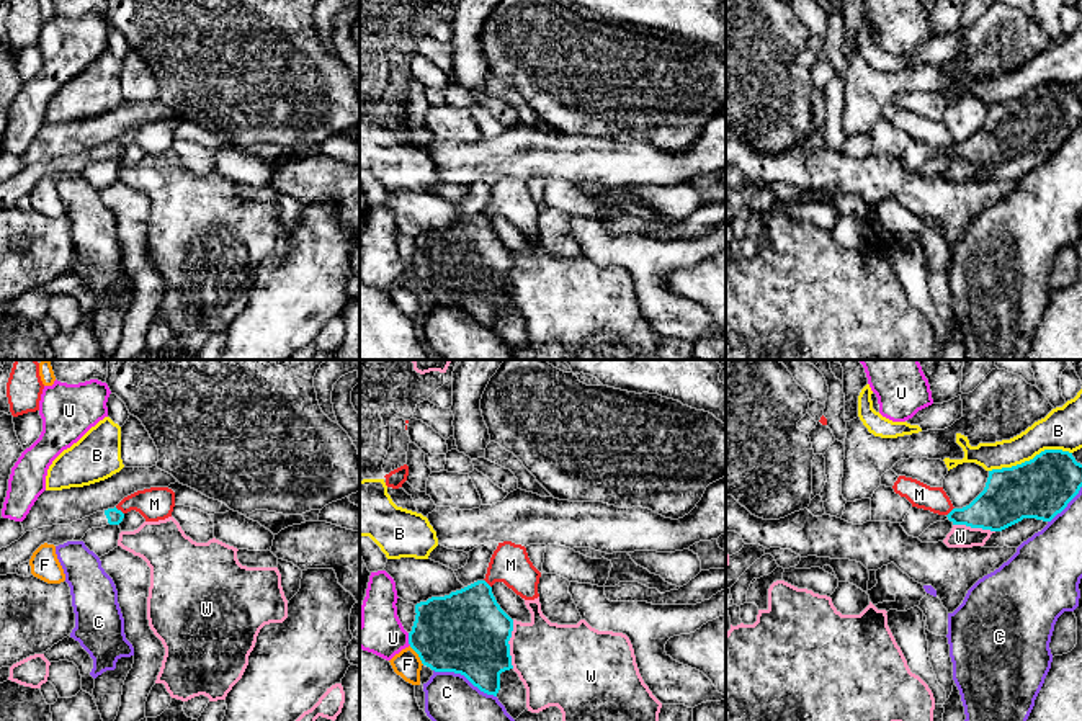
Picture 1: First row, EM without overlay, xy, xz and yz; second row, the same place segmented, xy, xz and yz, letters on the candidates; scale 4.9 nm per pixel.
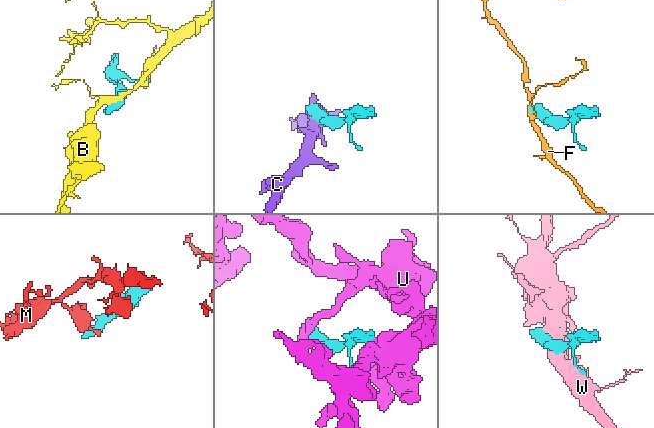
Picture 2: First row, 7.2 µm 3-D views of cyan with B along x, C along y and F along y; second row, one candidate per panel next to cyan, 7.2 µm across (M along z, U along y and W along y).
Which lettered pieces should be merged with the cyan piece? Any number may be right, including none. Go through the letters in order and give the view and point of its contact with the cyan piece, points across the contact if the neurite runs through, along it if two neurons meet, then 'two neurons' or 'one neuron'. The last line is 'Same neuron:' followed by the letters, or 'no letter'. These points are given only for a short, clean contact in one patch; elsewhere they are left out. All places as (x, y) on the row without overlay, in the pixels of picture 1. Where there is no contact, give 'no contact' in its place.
B: yz (1030, 94) | two neurons
C: xz (464, 309) | two neurons
F: xz (419, 290) | two neurons
M: xy (120, 144) | along xy (115, 141), (123, 147) | two neurons
U: xz (409, 273) | two neurons
W: xz (509, 278) | two neurons
Same neuron: no letter

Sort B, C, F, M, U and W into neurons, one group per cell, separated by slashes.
B / C / F / M / U / W

